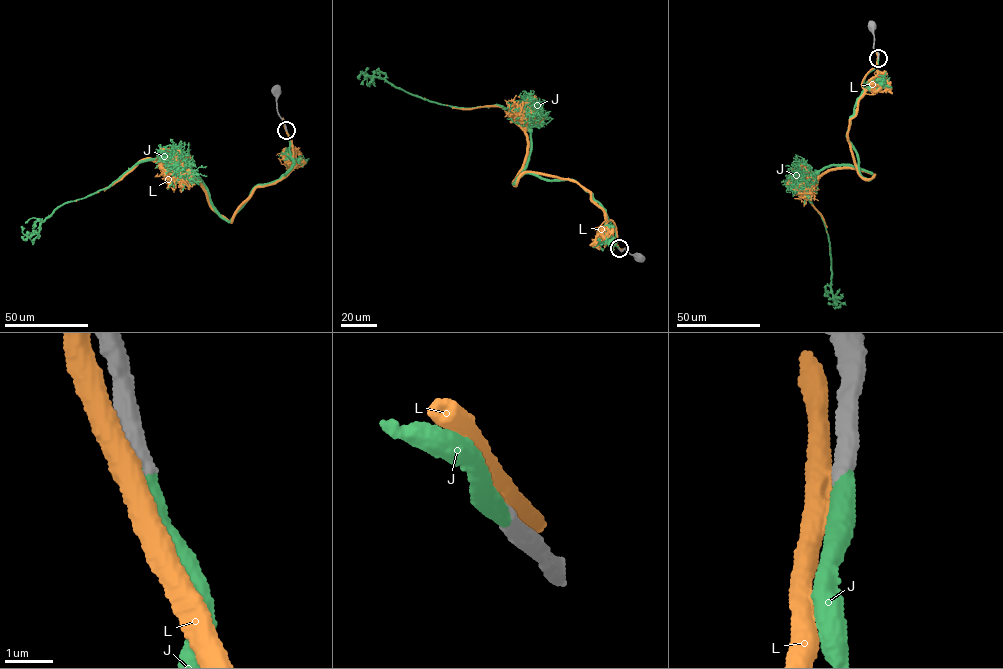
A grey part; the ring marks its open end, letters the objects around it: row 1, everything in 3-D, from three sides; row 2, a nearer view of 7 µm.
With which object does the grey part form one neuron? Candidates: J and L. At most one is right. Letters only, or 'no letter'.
J

